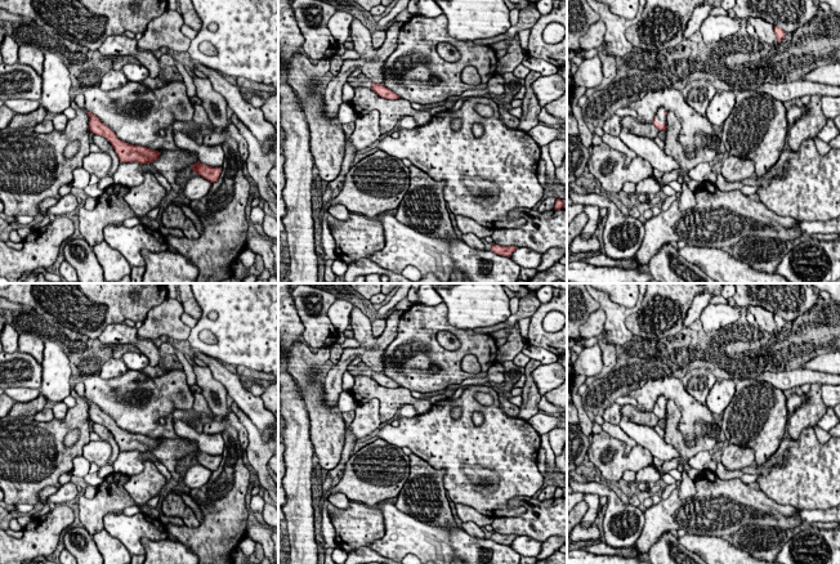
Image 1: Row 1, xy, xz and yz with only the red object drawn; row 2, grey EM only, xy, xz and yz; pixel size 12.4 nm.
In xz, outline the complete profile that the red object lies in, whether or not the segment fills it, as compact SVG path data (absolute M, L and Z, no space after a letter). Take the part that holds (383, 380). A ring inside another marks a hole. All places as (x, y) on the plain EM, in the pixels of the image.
M371 371L371 379L374 379L379 385L385 388L399 388L399 385L396 381L390 380L384 373L376 371Z

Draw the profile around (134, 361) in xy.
M126 352L121 359L126 364L128 370L133 371L143 371L149 364L148 357L140 352Z

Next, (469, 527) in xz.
M464 522L460 528L464 529L470 536L474 536L474 537L478 537L478 538L486 538L484 532L482 531L482 528L478 527L473 522Z

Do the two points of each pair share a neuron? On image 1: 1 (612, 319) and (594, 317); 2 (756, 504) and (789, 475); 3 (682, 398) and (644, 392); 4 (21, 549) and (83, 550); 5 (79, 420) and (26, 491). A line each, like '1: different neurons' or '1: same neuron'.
1: different neurons
2: different neurons
3: same neuron
4: different neurons
5: same neuron

